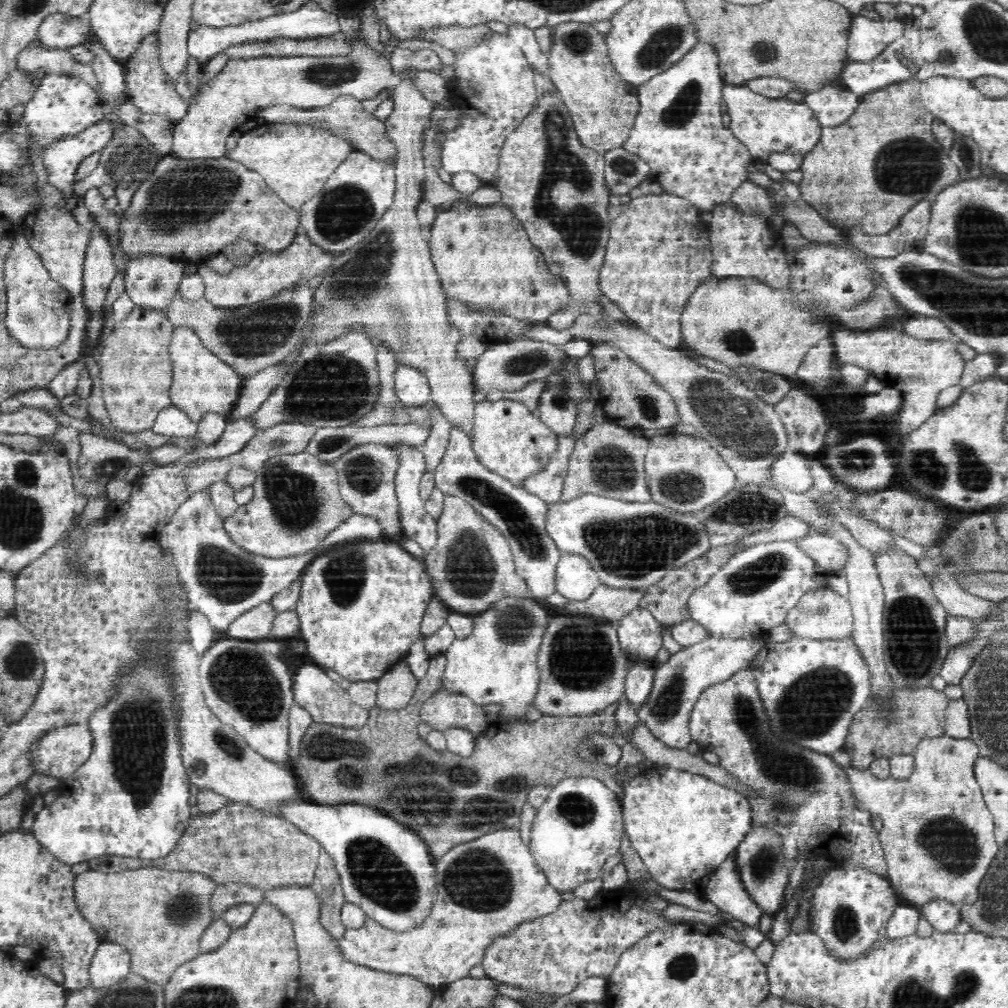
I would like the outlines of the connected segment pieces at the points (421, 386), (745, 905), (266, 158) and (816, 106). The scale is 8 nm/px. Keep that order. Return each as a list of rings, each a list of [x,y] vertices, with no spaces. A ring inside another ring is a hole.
[[[400,364],[393,376],[393,387],[403,406],[425,406],[430,400],[428,379],[414,367]]]
[[[735,852],[723,862],[709,880],[704,890],[704,898],[747,926],[758,926],[759,918],[764,912],[749,898],[744,886],[741,886],[733,864],[734,857]]]
[[[266,122],[252,133],[241,134],[228,158],[257,172],[265,183],[291,207],[300,208],[316,196],[330,175],[351,154],[351,145],[312,125]]]
[[[842,84],[822,86],[804,99],[812,114],[816,115],[821,127],[836,127],[854,114],[860,96]]]

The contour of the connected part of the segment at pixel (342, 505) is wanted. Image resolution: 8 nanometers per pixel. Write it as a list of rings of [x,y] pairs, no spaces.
[[[305,450],[269,458],[255,472],[254,496],[223,520],[229,539],[249,554],[286,559],[319,548],[328,534],[353,516],[339,490],[336,470]]]

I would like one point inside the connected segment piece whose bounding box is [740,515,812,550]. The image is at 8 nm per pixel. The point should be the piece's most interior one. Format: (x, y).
(790, 528)

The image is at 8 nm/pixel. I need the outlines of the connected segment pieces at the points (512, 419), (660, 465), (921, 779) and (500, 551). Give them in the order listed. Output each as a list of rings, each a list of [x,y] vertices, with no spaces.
[[[503,398],[499,401],[491,402],[488,399],[484,399],[475,403],[473,414],[474,424],[471,433],[471,446],[478,460],[488,471],[502,476],[517,488],[524,489],[525,483],[531,476],[546,471],[552,456],[560,448],[557,434],[551,428],[548,428],[547,424],[544,424],[537,411],[532,411],[520,401]]]
[[[674,431],[649,439],[645,472],[652,501],[678,513],[698,514],[702,508],[711,507],[730,495],[738,486],[735,473],[716,449],[708,446],[703,438]]]
[[[925,737],[917,744],[915,751],[915,769],[914,772],[905,779],[896,779],[891,776],[888,778],[876,778],[869,769],[852,768],[850,767],[851,756],[848,751],[843,749],[836,751],[831,755],[836,763],[846,769],[848,782],[852,785],[852,800],[855,802],[854,807],[860,810],[876,813],[882,818],[882,828],[879,830],[878,839],[880,839],[881,850],[884,854],[884,860],[888,865],[888,880],[894,886],[897,894],[904,896],[908,902],[912,902],[915,906],[926,904],[930,900],[947,900],[948,902],[957,904],[972,904],[976,902],[979,895],[979,886],[983,882],[992,860],[998,856],[999,846],[995,841],[995,833],[993,832],[995,824],[992,813],[987,809],[983,799],[983,792],[980,790],[979,781],[975,779],[974,764],[980,759],[979,749],[977,744],[972,742],[972,739],[944,737]]]
[[[446,495],[444,510],[436,524],[437,544],[423,561],[435,597],[448,610],[474,615],[487,611],[504,598],[533,598],[527,582],[516,572],[513,554],[505,537],[466,501]]]

